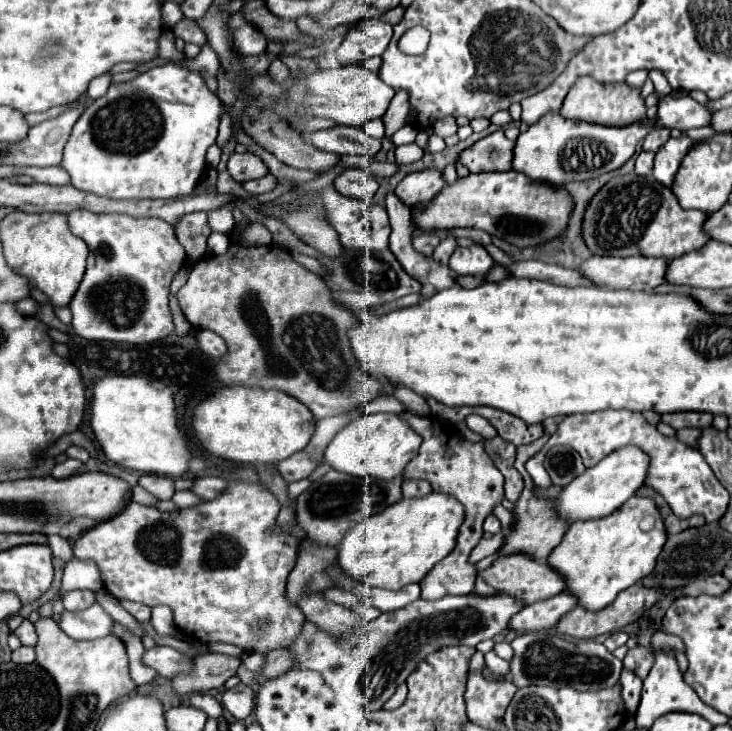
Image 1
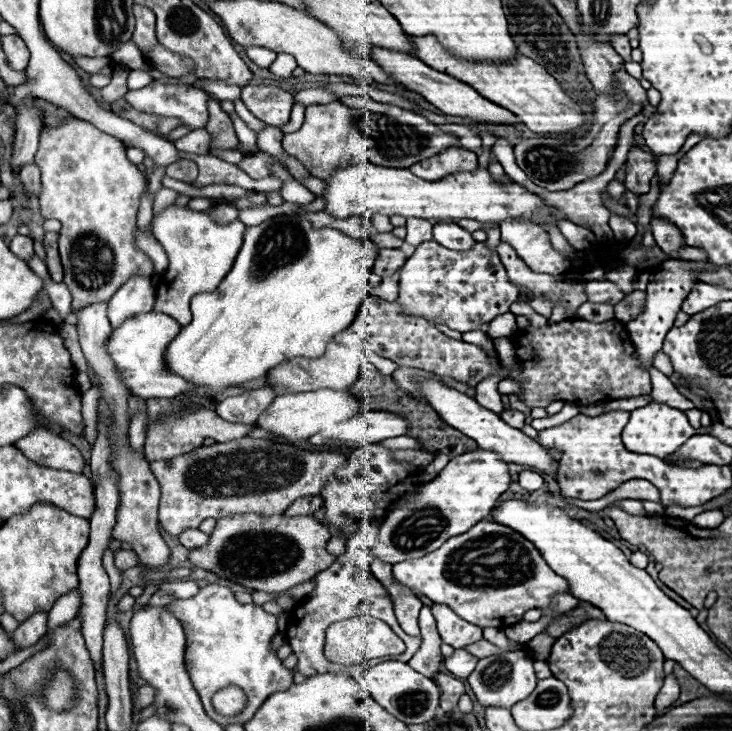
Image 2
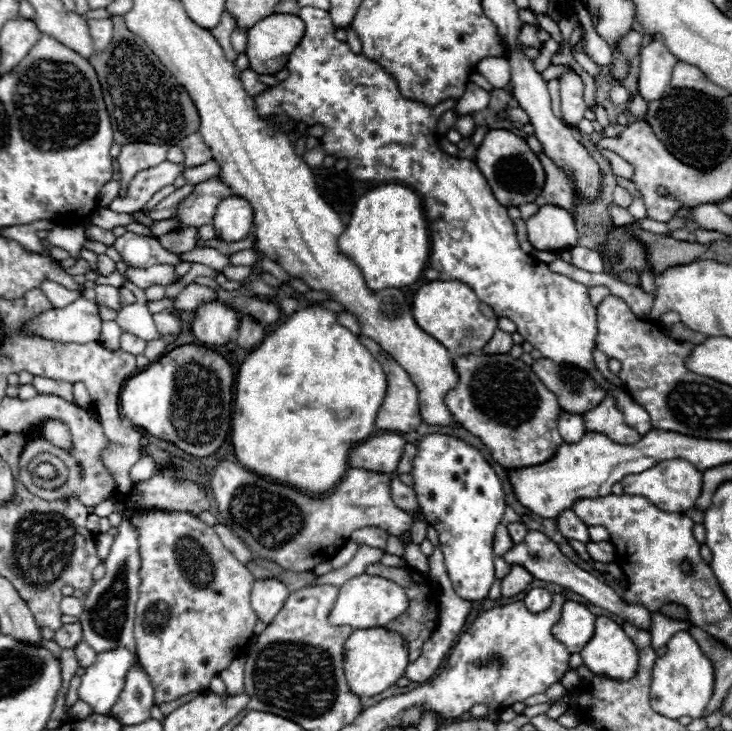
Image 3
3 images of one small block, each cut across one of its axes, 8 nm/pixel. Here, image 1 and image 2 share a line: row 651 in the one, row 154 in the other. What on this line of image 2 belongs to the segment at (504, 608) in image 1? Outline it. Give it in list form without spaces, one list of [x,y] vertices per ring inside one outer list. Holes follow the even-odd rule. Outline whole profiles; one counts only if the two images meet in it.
[[[340,100],[330,104],[308,106],[304,114],[304,124],[298,132],[284,134],[284,152],[294,156],[304,164],[304,168],[316,178],[328,178],[336,166],[356,164],[360,160],[370,160],[378,166],[410,168],[412,164],[440,154],[448,146],[460,148],[454,134],[444,134],[444,130],[426,120],[426,116],[404,110],[394,104],[374,102],[374,112],[366,108],[348,108]]]

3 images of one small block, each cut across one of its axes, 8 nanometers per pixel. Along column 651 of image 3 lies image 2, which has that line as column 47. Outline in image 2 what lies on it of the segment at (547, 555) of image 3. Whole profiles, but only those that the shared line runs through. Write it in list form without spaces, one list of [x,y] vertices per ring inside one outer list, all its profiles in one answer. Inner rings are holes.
[[[38,610],[24,622],[20,622],[20,626],[12,632],[12,640],[16,642],[16,646],[28,648],[34,646],[46,634],[46,630],[48,630],[48,612]]]

